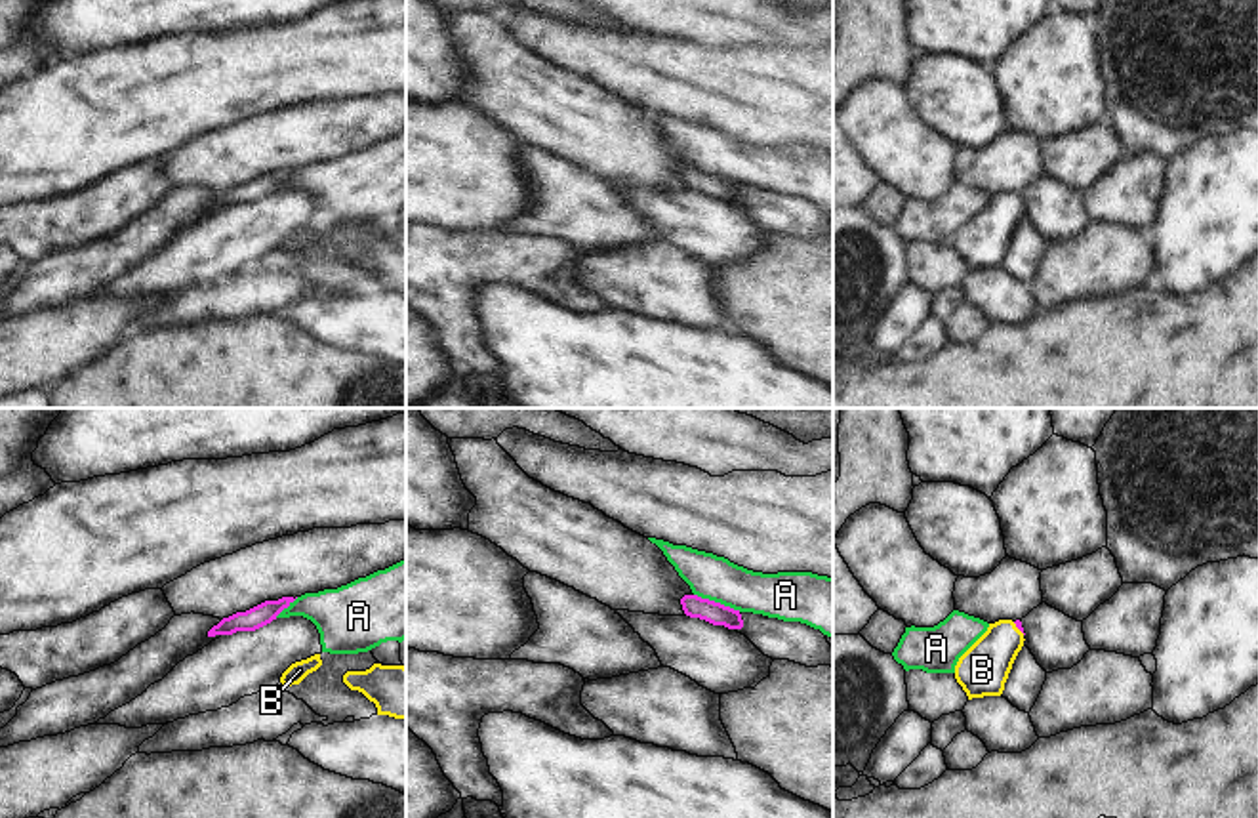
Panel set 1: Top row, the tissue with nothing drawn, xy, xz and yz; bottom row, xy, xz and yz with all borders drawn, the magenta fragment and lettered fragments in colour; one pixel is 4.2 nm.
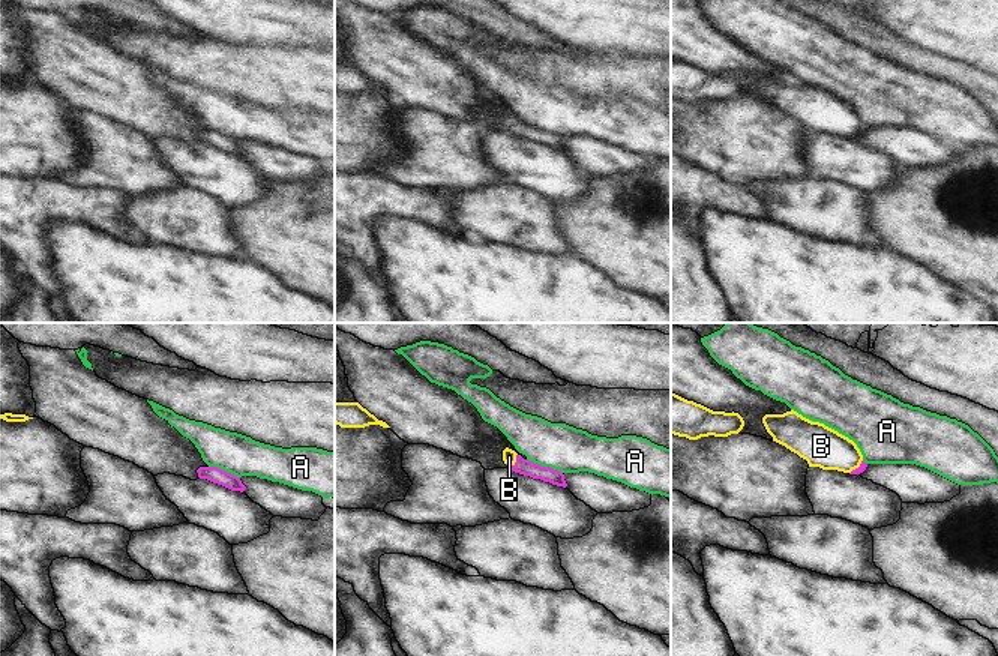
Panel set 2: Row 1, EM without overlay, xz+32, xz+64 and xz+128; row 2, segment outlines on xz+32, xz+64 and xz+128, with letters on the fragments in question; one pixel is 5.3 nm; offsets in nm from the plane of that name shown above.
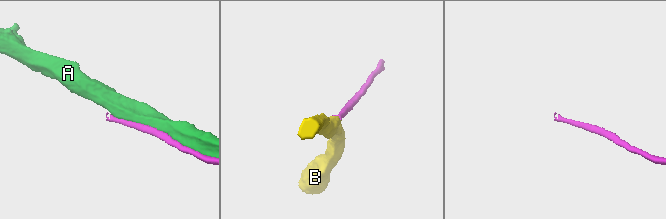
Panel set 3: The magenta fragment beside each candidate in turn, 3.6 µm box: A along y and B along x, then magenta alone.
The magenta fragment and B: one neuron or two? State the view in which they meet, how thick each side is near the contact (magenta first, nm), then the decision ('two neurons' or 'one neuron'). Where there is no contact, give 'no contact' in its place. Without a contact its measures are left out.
contact in yz; calibres 30 and 220 nm; one neuron

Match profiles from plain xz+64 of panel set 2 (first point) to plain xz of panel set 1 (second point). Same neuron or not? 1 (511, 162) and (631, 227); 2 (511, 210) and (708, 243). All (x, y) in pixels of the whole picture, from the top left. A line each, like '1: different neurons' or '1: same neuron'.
1: different neurons
2: different neurons

